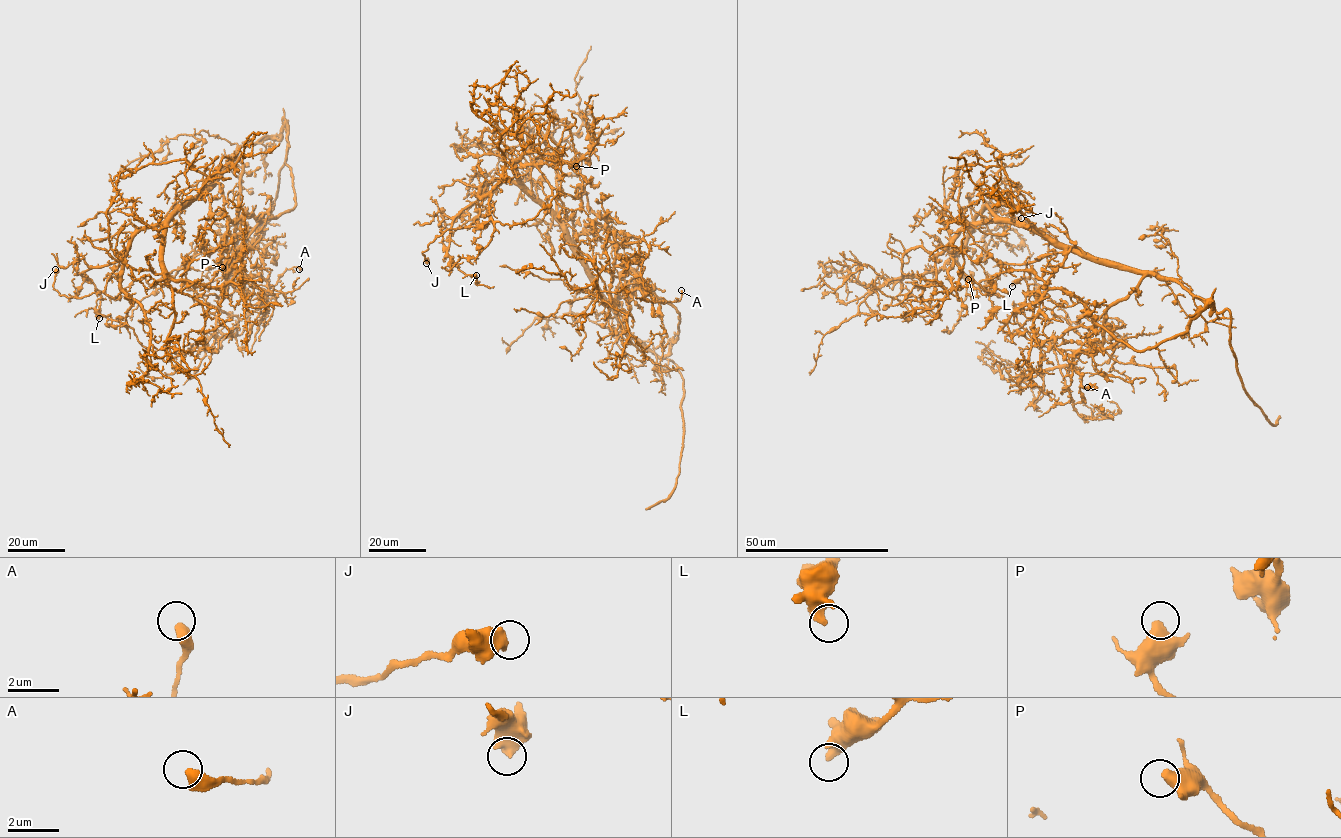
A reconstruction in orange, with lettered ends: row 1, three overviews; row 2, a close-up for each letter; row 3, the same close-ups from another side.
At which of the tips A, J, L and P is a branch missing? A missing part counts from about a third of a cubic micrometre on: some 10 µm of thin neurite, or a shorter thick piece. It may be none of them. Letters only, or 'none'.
none

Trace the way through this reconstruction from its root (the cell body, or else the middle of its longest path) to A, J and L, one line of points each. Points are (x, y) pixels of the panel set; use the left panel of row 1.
A: (207, 192), (216, 182), (222, 192), (228, 254), (241, 279), (240, 272), (275, 286), (287, 269), (299, 269)
J: (207, 192), (161, 224), (136, 233), (101, 292), (60, 295), (53, 284), (55, 269)
L: (207, 192), (202, 199), (187, 204), (161, 224), (141, 228), (122, 258), (78, 273), (101, 297), (99, 318)

